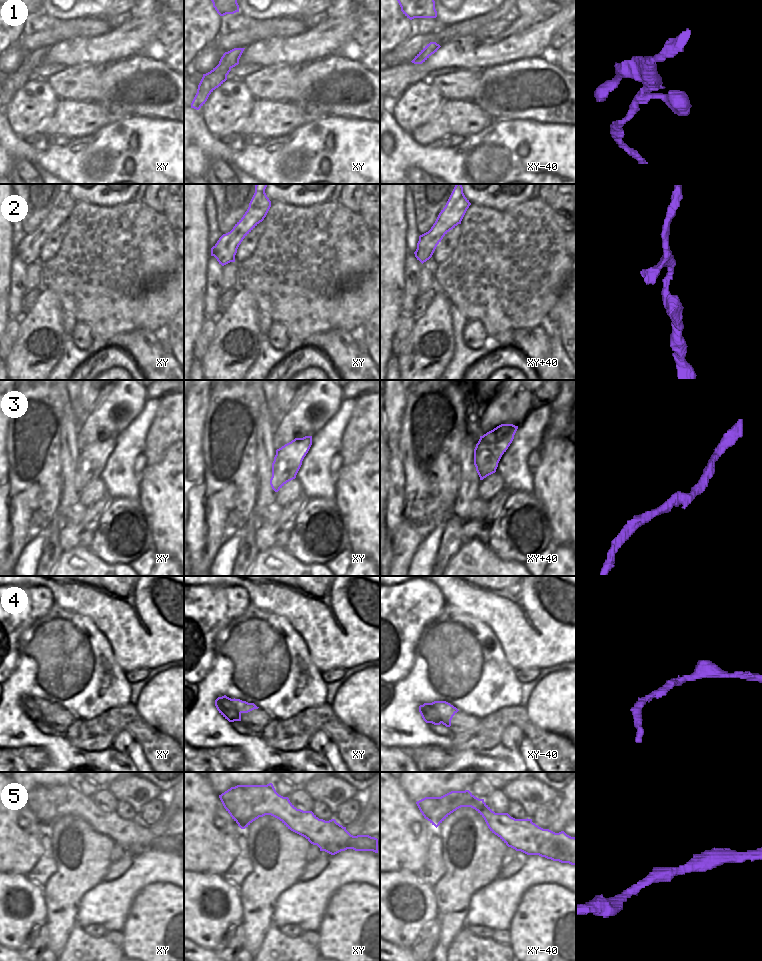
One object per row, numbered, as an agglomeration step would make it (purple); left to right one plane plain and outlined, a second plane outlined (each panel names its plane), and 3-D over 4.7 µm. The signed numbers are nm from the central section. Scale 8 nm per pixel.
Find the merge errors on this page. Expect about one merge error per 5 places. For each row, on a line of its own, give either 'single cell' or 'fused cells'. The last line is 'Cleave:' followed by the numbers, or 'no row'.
1: single cell
2: single cell
3: single cell
4: fused cells
5: single cell
Cleave: 4

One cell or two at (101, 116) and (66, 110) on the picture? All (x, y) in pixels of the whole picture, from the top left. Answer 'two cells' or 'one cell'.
one cell

